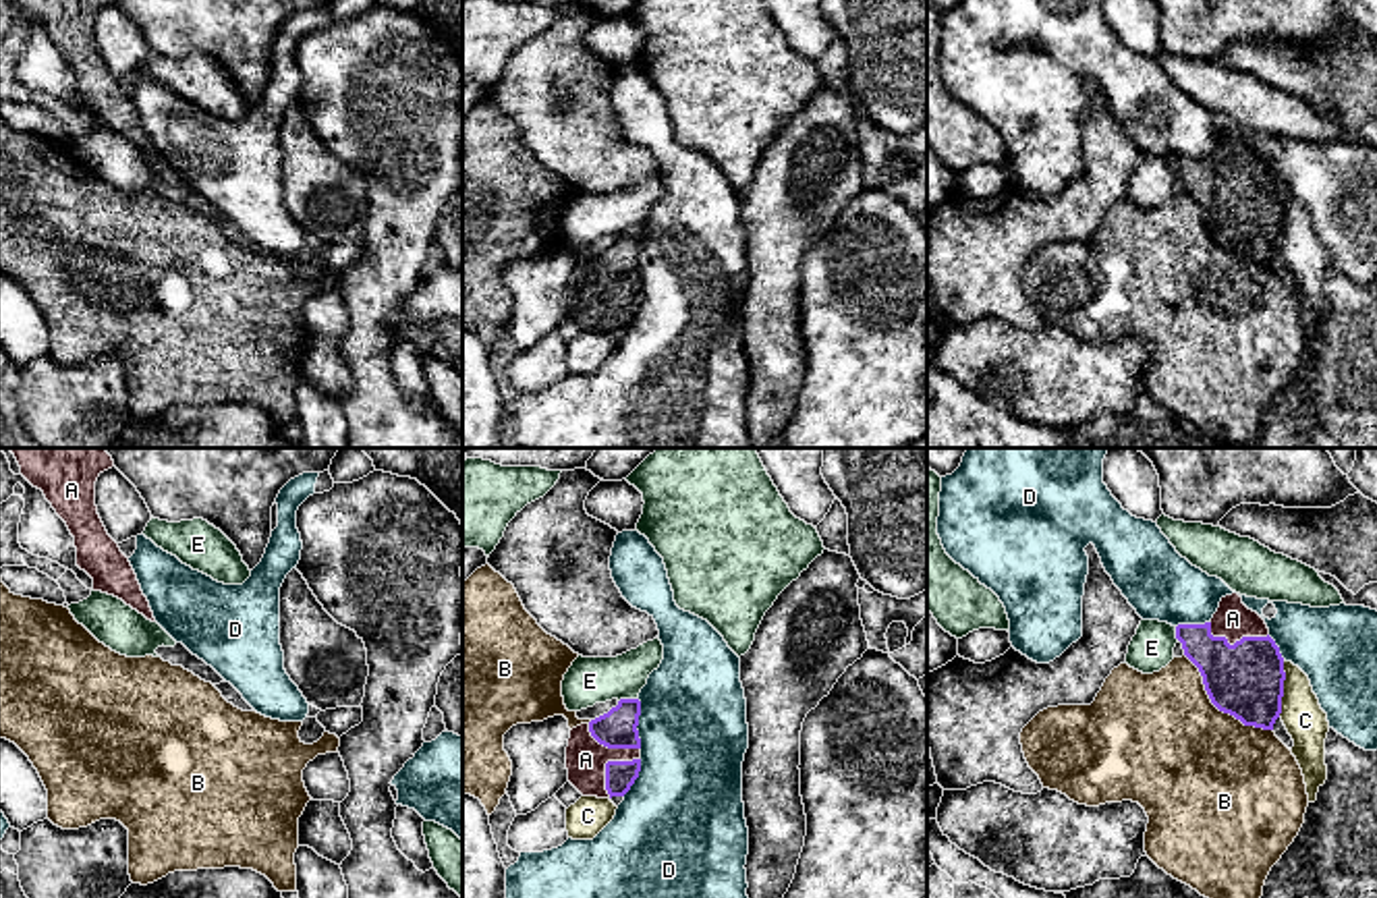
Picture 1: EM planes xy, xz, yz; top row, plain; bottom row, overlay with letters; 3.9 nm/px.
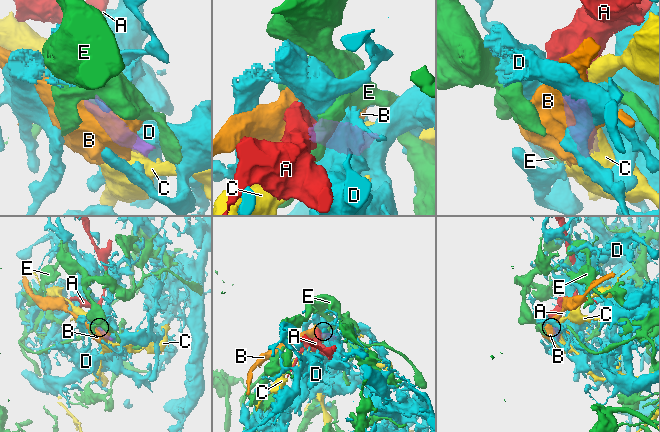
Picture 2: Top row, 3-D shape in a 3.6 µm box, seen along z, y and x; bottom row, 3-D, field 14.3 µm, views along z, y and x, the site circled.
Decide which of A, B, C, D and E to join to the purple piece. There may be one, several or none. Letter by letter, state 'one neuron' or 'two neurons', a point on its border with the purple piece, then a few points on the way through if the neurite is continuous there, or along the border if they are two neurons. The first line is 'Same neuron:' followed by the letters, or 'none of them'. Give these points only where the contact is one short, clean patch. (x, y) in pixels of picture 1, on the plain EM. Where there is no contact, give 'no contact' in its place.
Same neuron: A
A: one neuron; contact yz (1234, 179); way yz (1245, 214), (1234, 179), (1232, 154)
B: two neurons; contact yz (1218, 243)
C: two neurons; contact yz (1282, 225)
D: two neurons; contact xz (637, 258)
E: two neurons; contact xz (627, 235); border xz (635, 233), (619, 237)

